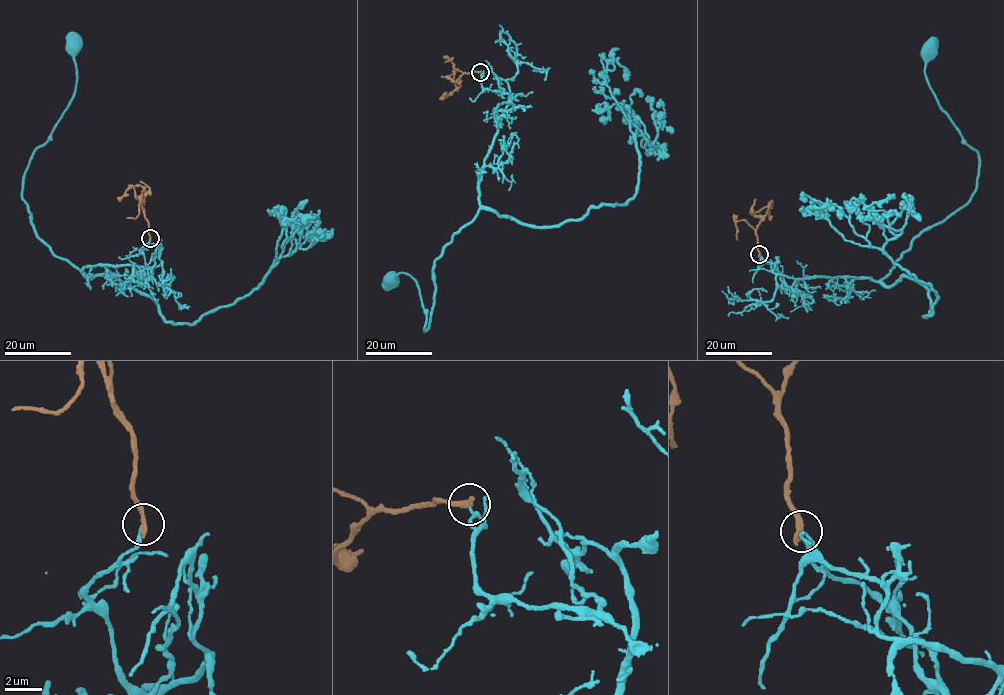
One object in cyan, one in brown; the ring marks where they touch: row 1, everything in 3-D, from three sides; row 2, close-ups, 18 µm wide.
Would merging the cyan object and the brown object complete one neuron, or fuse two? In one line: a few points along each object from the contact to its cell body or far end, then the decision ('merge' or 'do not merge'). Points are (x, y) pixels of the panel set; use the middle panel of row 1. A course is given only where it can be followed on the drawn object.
course cyan (481, 72), (482, 87), (509, 98), (477, 216), (437, 257), (429, 328), (415, 280), (392, 280); course brown (481, 72), (462, 74), (457, 81), (460, 86), (442, 98); do not merge

